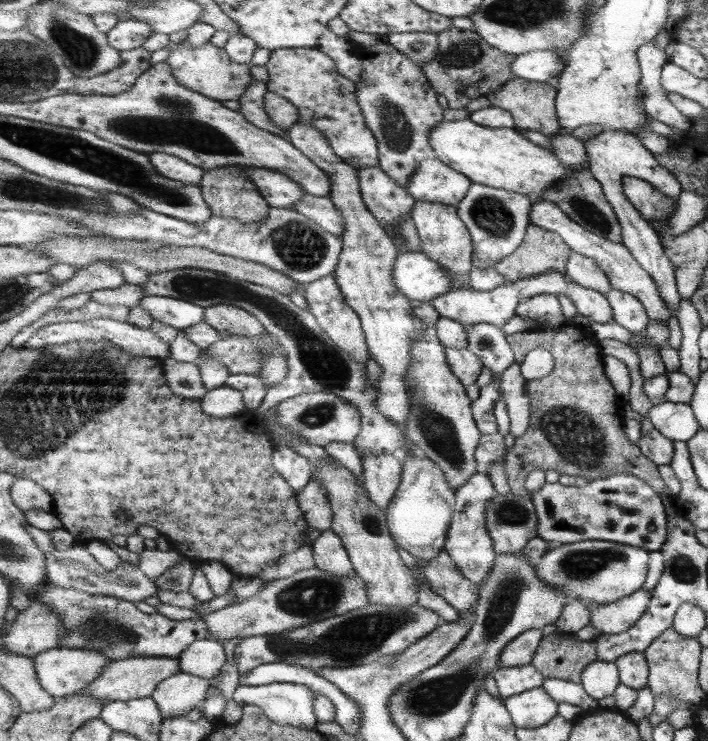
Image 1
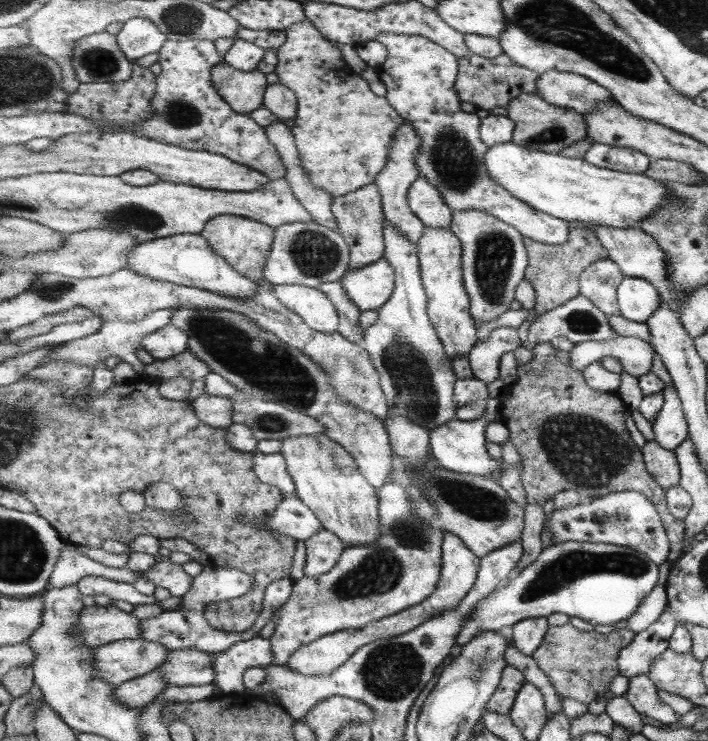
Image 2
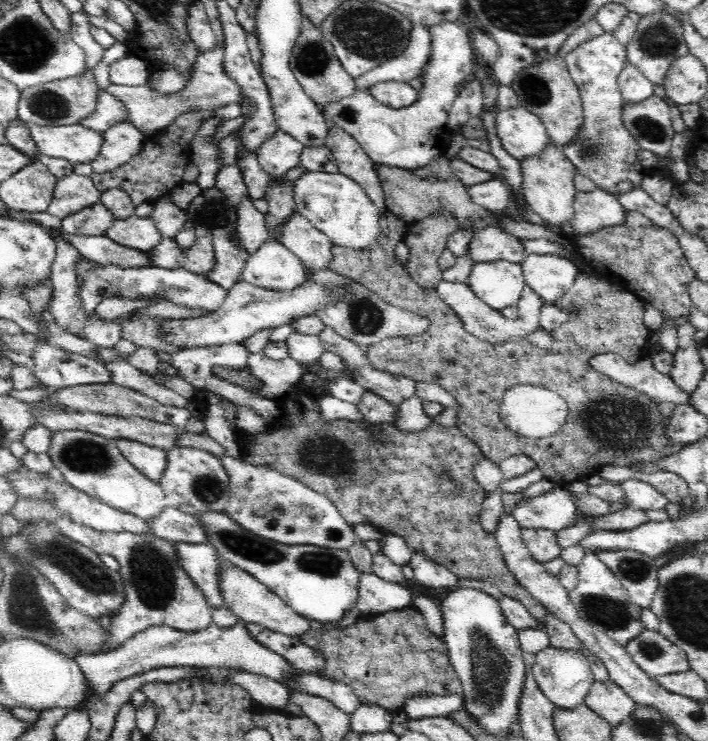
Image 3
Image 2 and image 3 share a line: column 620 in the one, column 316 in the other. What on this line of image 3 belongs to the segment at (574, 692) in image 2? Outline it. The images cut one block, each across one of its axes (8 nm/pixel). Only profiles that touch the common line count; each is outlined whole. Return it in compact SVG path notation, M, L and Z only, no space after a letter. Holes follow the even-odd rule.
M416 608L388 611L371 617L364 616L351 626L340 630L322 627L308 630L299 639L322 658L318 676L348 686L359 700L359 704L374 704L389 711L404 710L404 702L418 696L448 696L462 693L462 681L450 661L447 644L428 630L425 618Z

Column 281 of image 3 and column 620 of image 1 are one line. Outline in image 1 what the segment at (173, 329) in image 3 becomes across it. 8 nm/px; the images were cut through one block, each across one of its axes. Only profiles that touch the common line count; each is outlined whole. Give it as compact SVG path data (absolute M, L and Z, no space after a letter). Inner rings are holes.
M613 288L606 294L613 310L614 324L619 324L631 333L645 333L651 322L646 307L631 293Z

